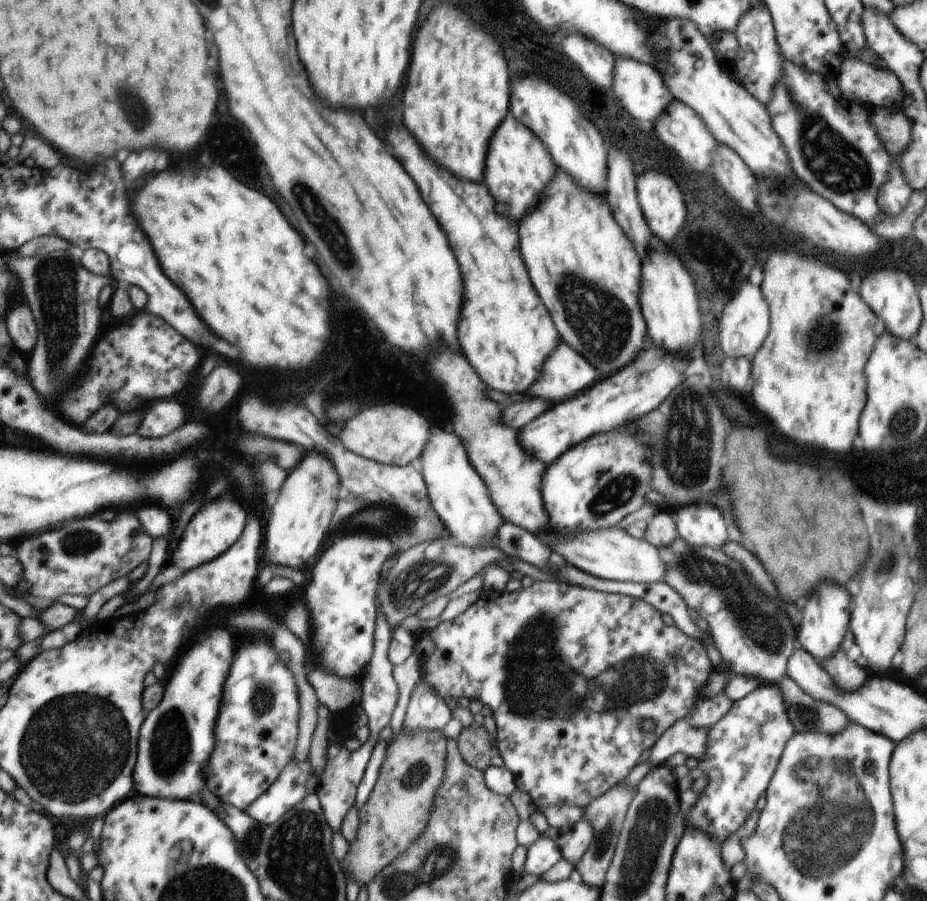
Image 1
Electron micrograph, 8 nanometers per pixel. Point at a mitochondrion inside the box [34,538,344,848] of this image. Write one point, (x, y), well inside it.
(171, 748)

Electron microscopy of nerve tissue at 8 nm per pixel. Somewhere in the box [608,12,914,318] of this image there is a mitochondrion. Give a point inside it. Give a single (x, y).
(845, 170)

